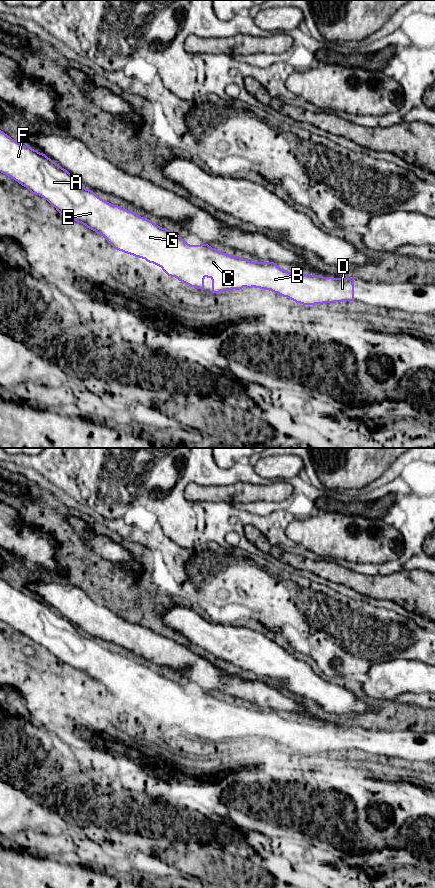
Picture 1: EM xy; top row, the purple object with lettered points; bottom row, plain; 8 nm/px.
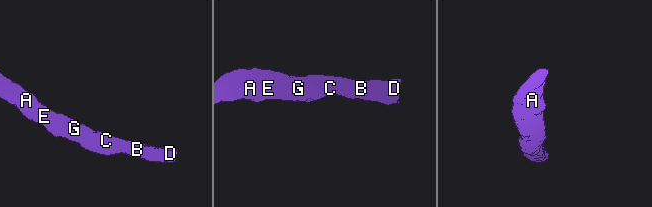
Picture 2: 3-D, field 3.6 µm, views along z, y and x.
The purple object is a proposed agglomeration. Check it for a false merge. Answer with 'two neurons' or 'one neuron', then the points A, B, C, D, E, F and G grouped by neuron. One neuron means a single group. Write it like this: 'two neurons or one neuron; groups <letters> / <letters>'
one neuron; groups A B C D E F G

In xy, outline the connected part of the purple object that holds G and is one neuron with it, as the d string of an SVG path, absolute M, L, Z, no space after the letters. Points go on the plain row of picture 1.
M0 578L0 620L11 625L32 642L47 648L61 663L101 682L115 697L145 707L162 716L171 725L197 737L204 737L204 727L212 728L212 741L232 737L260 736L271 738L303 753L354 748L354 726L334 726L291 721L274 710L252 710L229 703L208 692L190 693L173 679L162 676L118 653L113 653L93 639L81 634L67 618L45 602L22 593Z

